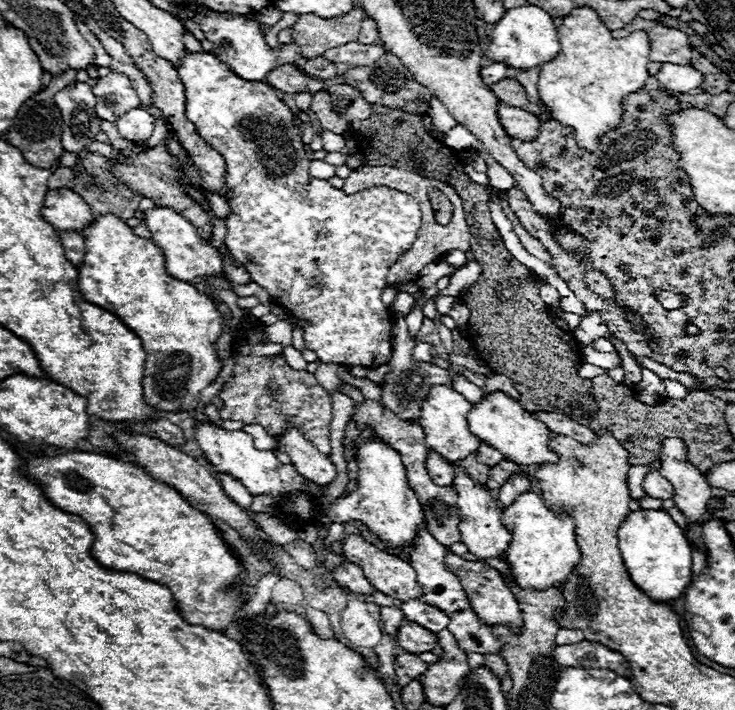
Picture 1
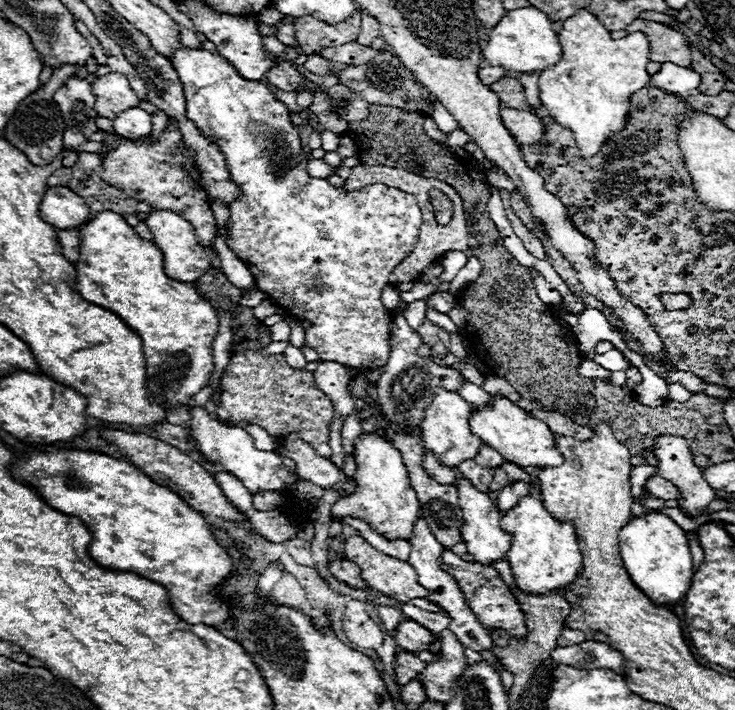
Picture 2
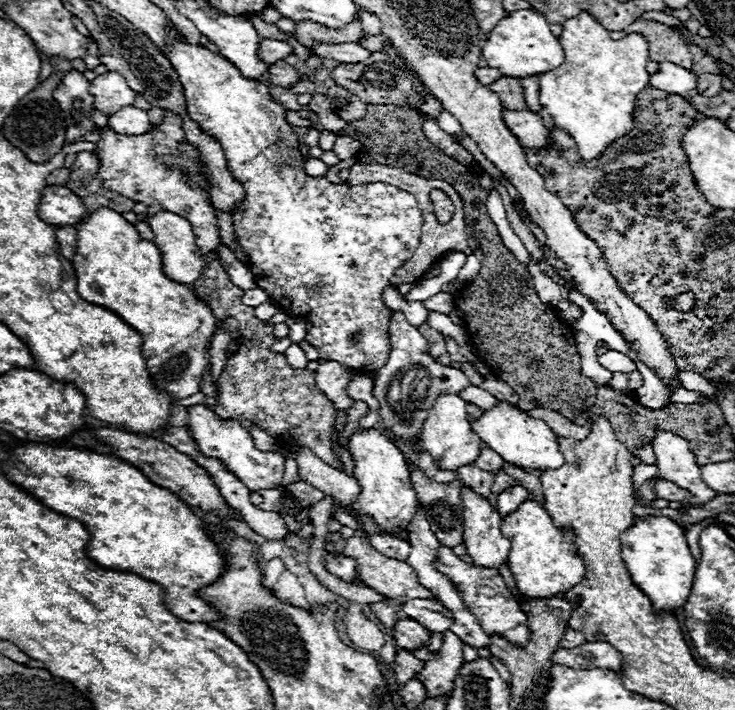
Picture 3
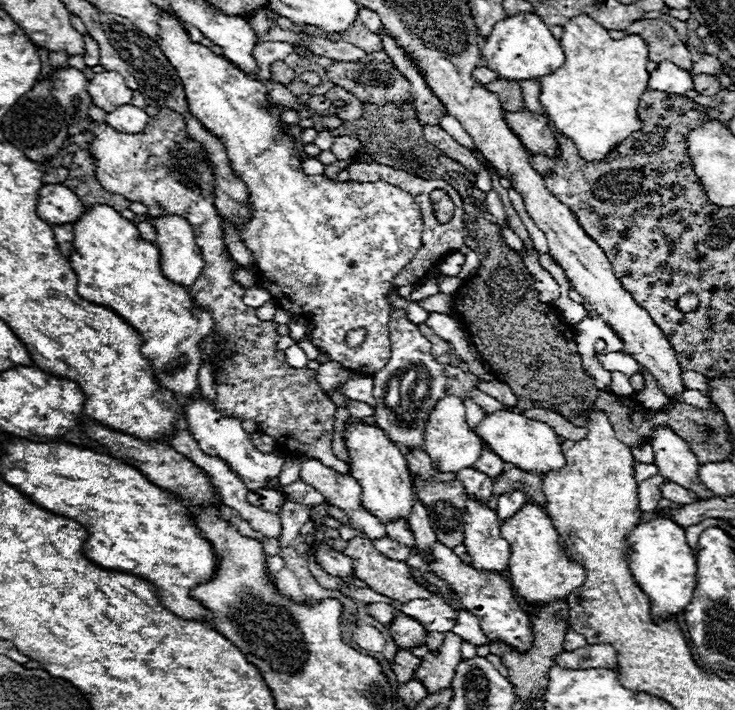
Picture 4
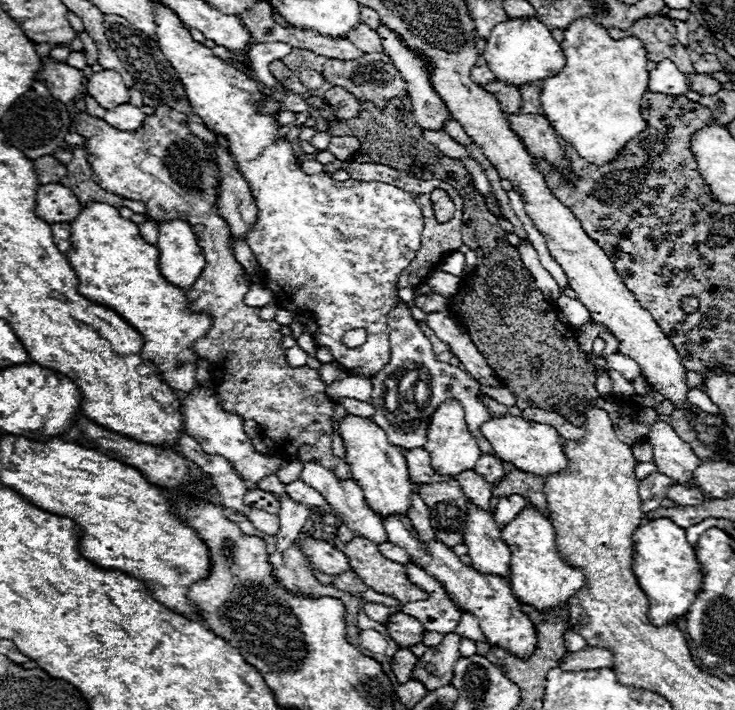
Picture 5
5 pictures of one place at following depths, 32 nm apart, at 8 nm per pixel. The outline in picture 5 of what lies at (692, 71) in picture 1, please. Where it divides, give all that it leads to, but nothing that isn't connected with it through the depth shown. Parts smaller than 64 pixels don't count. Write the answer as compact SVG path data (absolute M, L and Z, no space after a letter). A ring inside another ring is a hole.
M662 60L658 62L658 68L650 72L650 82L648 82L650 92L662 92L662 94L686 94L690 90L688 76L680 72L674 62Z

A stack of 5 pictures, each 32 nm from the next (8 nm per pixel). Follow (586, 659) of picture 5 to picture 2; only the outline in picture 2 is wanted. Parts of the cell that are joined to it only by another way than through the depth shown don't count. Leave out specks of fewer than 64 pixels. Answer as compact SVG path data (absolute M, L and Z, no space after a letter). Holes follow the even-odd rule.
M580 642L576 646L558 646L552 652L556 664L574 666L574 668L608 668L618 674L626 674L624 656L602 642Z

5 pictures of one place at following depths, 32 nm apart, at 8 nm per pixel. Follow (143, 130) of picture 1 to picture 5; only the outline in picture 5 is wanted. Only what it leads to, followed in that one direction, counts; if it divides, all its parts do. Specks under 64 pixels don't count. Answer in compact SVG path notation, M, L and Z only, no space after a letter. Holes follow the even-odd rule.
M120 104L118 108L108 110L104 116L106 124L110 124L122 132L134 132L134 130L142 128L144 120L146 120L146 114L132 104Z

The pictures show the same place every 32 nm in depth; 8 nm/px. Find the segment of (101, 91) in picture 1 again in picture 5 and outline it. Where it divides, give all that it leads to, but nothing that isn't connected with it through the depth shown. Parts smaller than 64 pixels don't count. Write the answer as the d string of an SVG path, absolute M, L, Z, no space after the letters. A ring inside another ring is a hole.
M112 70L96 72L88 78L90 96L106 110L116 108L118 104L126 104L130 100L130 90L124 84L122 76Z

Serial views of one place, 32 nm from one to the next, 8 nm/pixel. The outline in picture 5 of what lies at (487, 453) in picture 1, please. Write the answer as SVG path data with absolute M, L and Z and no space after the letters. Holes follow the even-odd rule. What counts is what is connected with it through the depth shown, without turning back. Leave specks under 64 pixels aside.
M482 454L474 466L474 470L482 476L486 476L486 480L494 486L498 484L498 480L506 474L506 470L502 468L502 460L496 458L494 454Z

